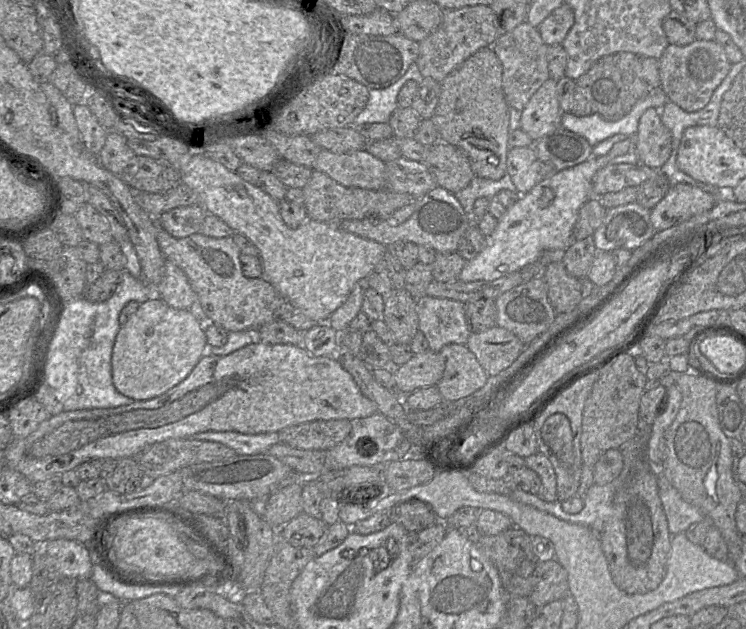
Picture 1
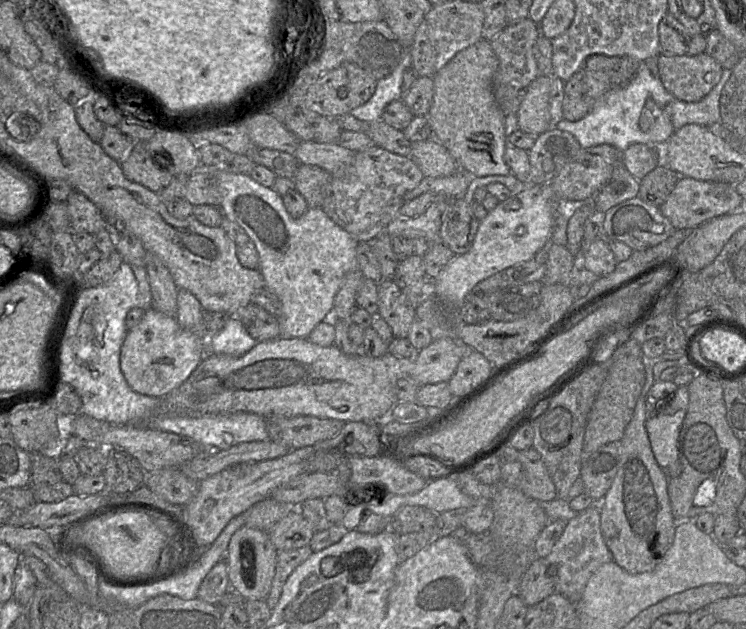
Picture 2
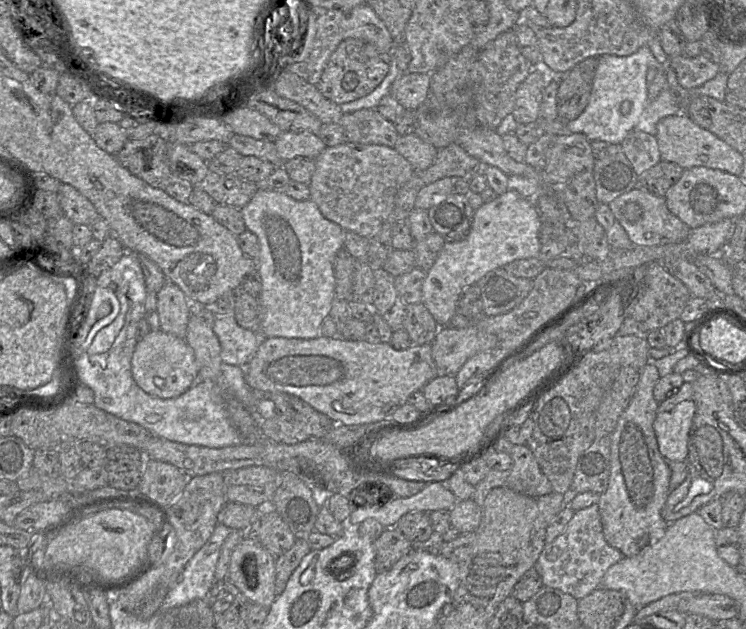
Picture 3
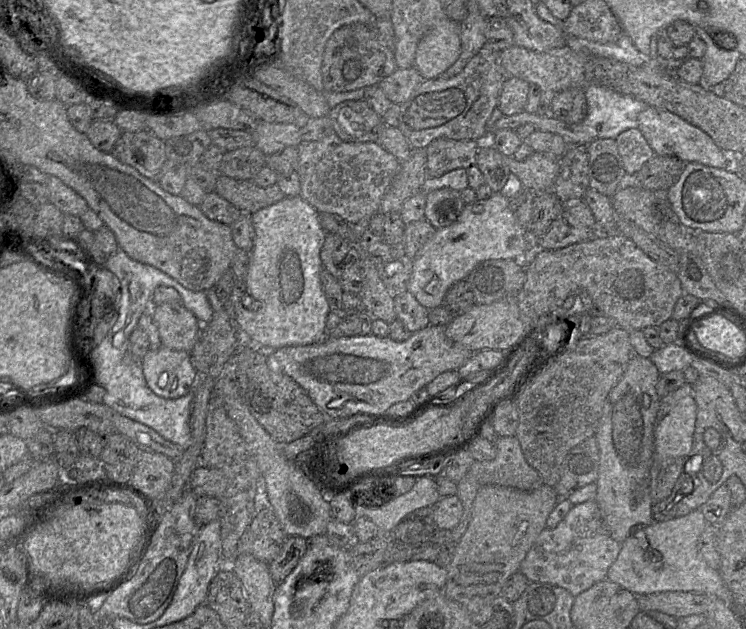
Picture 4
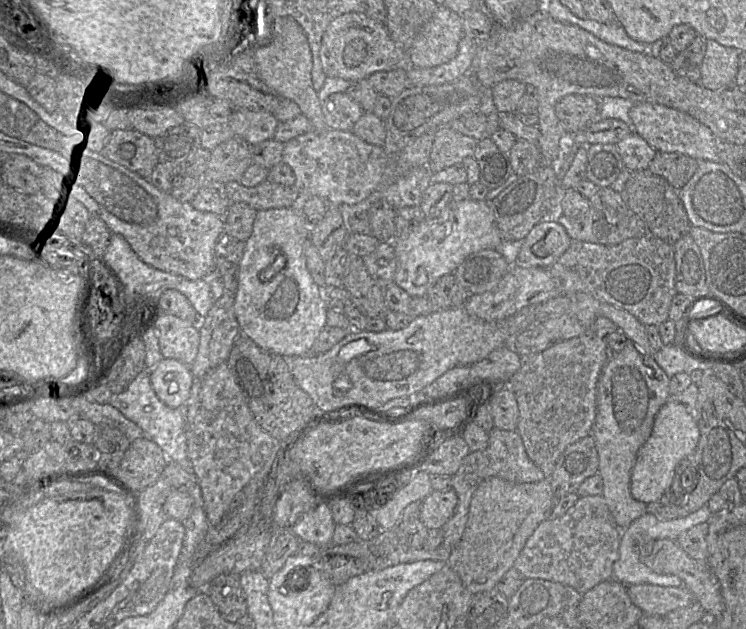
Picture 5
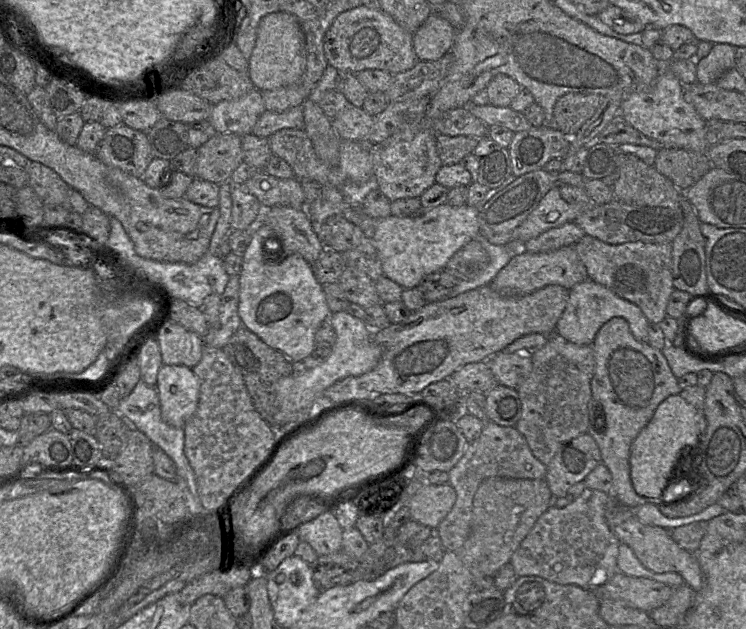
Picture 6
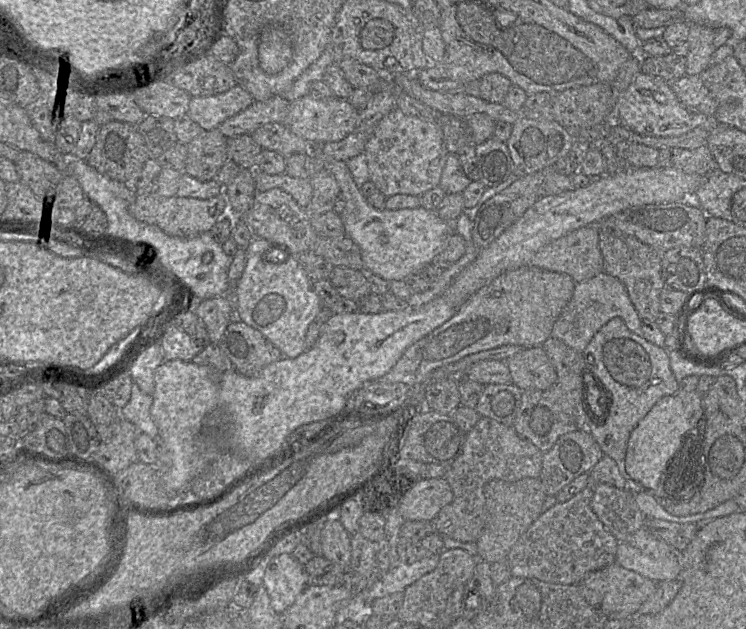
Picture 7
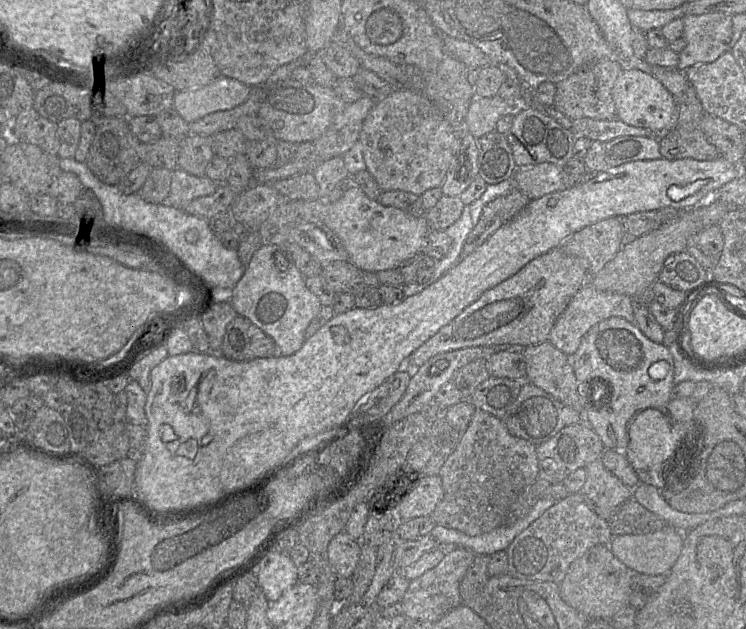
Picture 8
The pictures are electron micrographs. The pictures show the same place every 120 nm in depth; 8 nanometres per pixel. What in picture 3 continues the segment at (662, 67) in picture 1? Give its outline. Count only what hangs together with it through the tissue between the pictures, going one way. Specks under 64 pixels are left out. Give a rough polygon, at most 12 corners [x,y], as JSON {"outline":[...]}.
{"outline":[[702,55],[668,60],[686,90],[703,86],[721,72]]}

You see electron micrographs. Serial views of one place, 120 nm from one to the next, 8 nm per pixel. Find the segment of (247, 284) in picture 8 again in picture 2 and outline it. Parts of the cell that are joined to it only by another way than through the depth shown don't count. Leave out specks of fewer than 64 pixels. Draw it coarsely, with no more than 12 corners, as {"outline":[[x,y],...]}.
{"outline":[[211,170],[259,255],[280,337],[333,315],[358,241],[249,175]]}

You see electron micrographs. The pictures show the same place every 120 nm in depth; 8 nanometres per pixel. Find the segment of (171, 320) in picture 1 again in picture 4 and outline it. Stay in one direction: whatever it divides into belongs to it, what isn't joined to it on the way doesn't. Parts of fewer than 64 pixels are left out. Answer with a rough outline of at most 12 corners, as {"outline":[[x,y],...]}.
{"outline":[[164,346],[142,359],[148,388],[164,399],[189,394],[190,353]]}

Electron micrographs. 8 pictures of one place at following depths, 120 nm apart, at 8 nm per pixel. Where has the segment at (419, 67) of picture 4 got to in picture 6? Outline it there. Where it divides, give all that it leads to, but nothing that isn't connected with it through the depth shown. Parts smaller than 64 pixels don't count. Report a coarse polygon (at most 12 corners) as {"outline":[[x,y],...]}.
{"outline":[[432,13],[413,36],[420,61],[451,51],[457,29]]}

